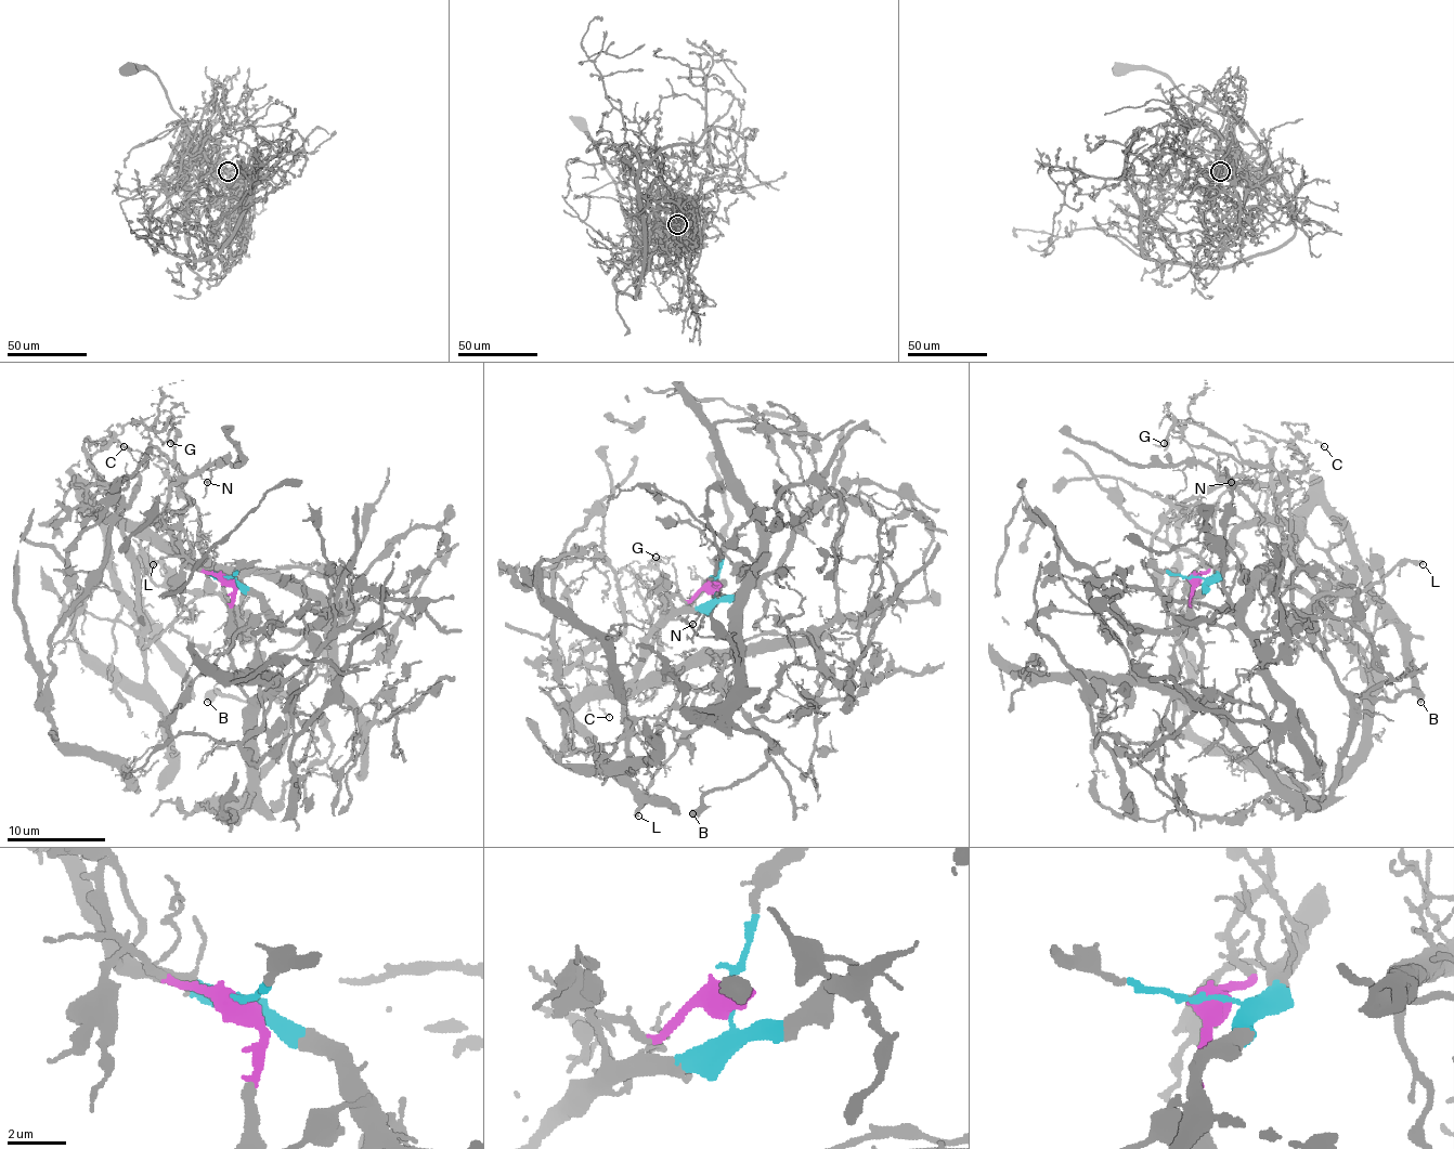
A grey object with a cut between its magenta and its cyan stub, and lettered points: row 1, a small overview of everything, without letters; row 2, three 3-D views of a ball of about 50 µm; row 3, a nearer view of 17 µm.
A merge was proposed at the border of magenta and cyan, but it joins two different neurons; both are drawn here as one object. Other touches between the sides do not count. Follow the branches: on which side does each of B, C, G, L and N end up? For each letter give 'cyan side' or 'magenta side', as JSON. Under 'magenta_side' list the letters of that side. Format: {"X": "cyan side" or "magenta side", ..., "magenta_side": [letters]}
{"B": "magenta side", "C": "cyan side", "G": "magenta side", "L": "magenta side", "N": "cyan side", "magenta_side": ["B", "G", "L"]}

